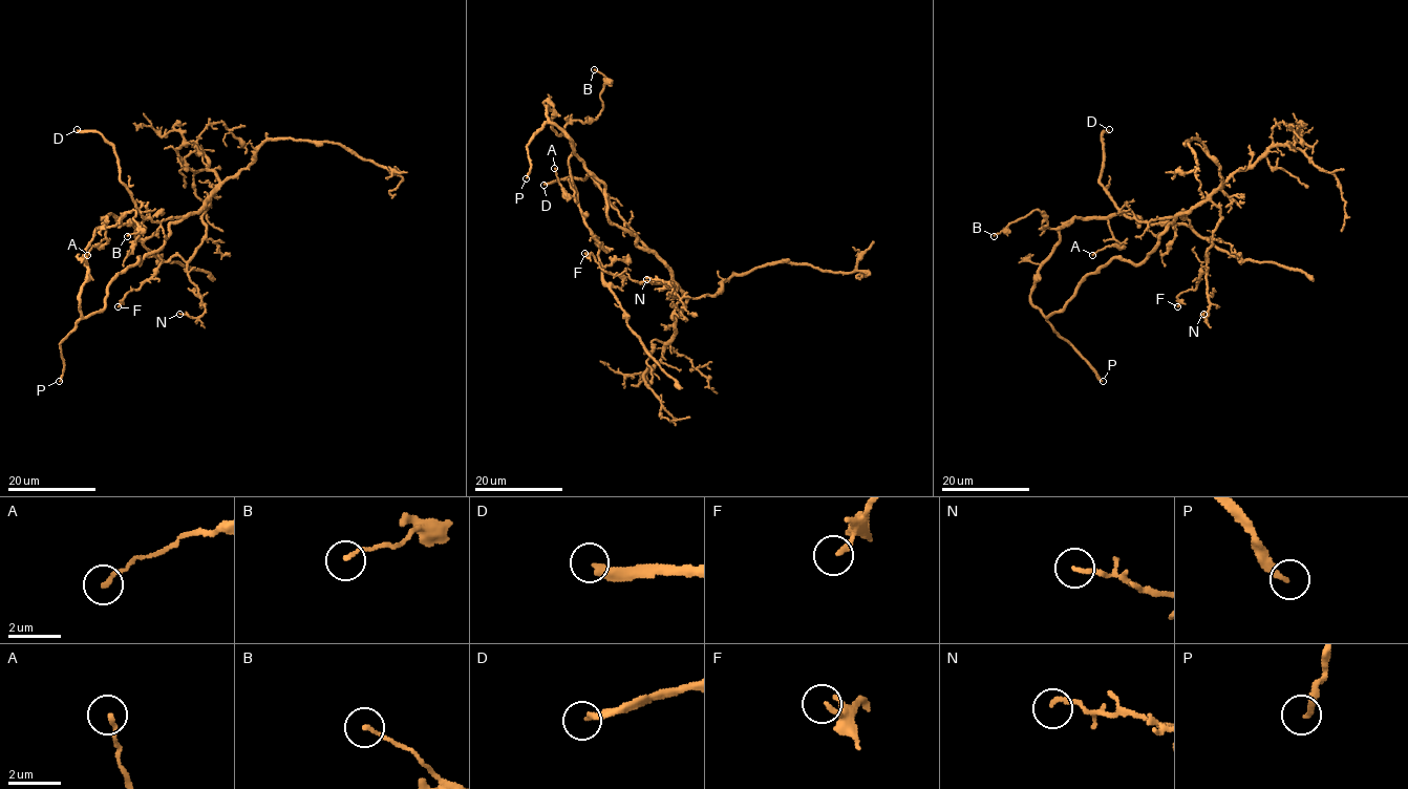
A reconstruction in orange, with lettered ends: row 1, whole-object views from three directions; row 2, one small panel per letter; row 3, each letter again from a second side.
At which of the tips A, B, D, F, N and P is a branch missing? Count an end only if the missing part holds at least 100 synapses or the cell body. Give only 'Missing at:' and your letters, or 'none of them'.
Missing at: D, P

